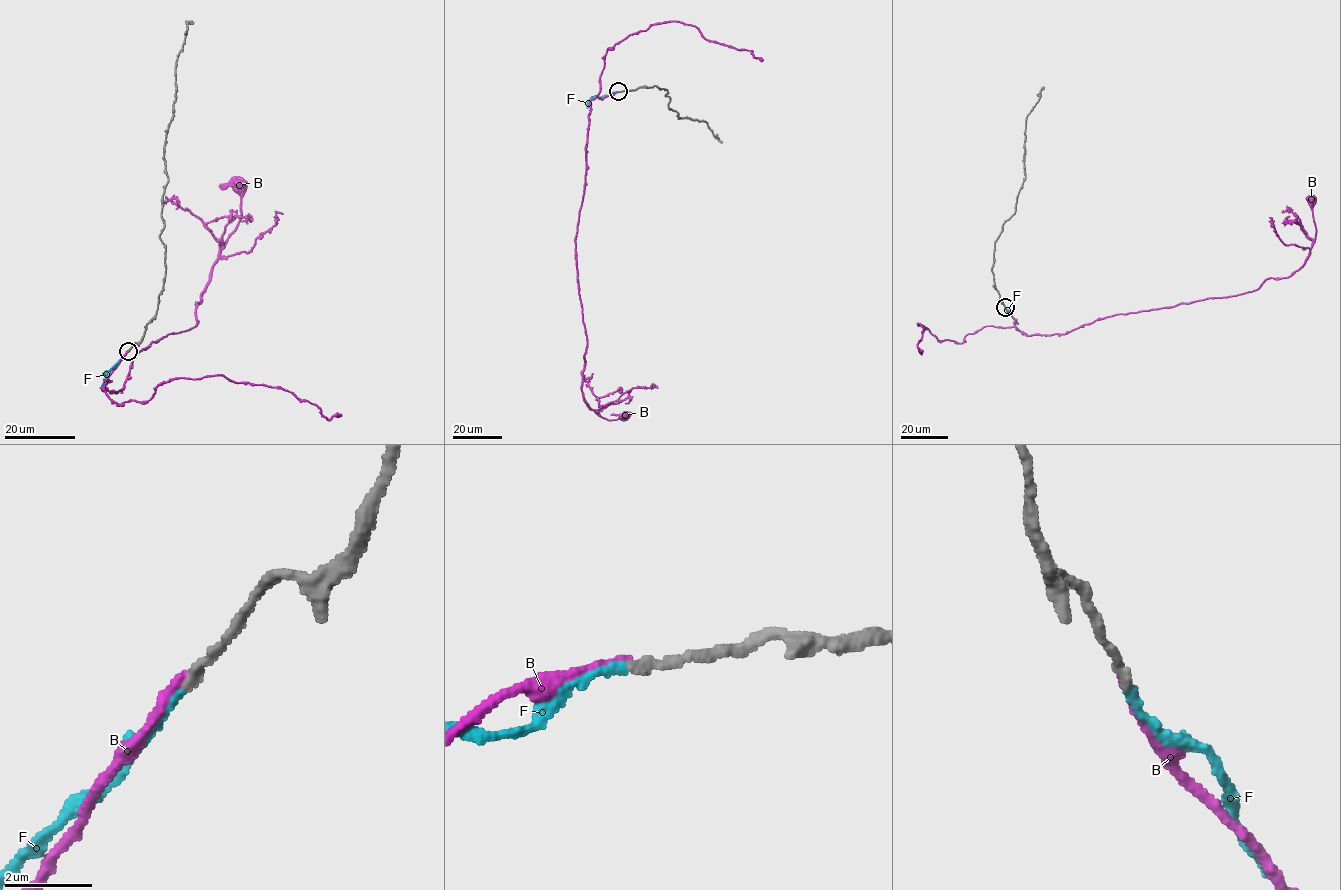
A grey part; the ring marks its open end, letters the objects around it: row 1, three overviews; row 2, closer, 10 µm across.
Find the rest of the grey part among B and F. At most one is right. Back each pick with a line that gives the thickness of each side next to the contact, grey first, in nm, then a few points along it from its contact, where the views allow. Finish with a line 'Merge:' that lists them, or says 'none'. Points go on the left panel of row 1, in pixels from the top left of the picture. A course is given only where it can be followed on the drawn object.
F: 200 nm thick on the grey side, 190 nm on the other; it runs (128, 351), (107, 372), (104, 391)
Merge: F

